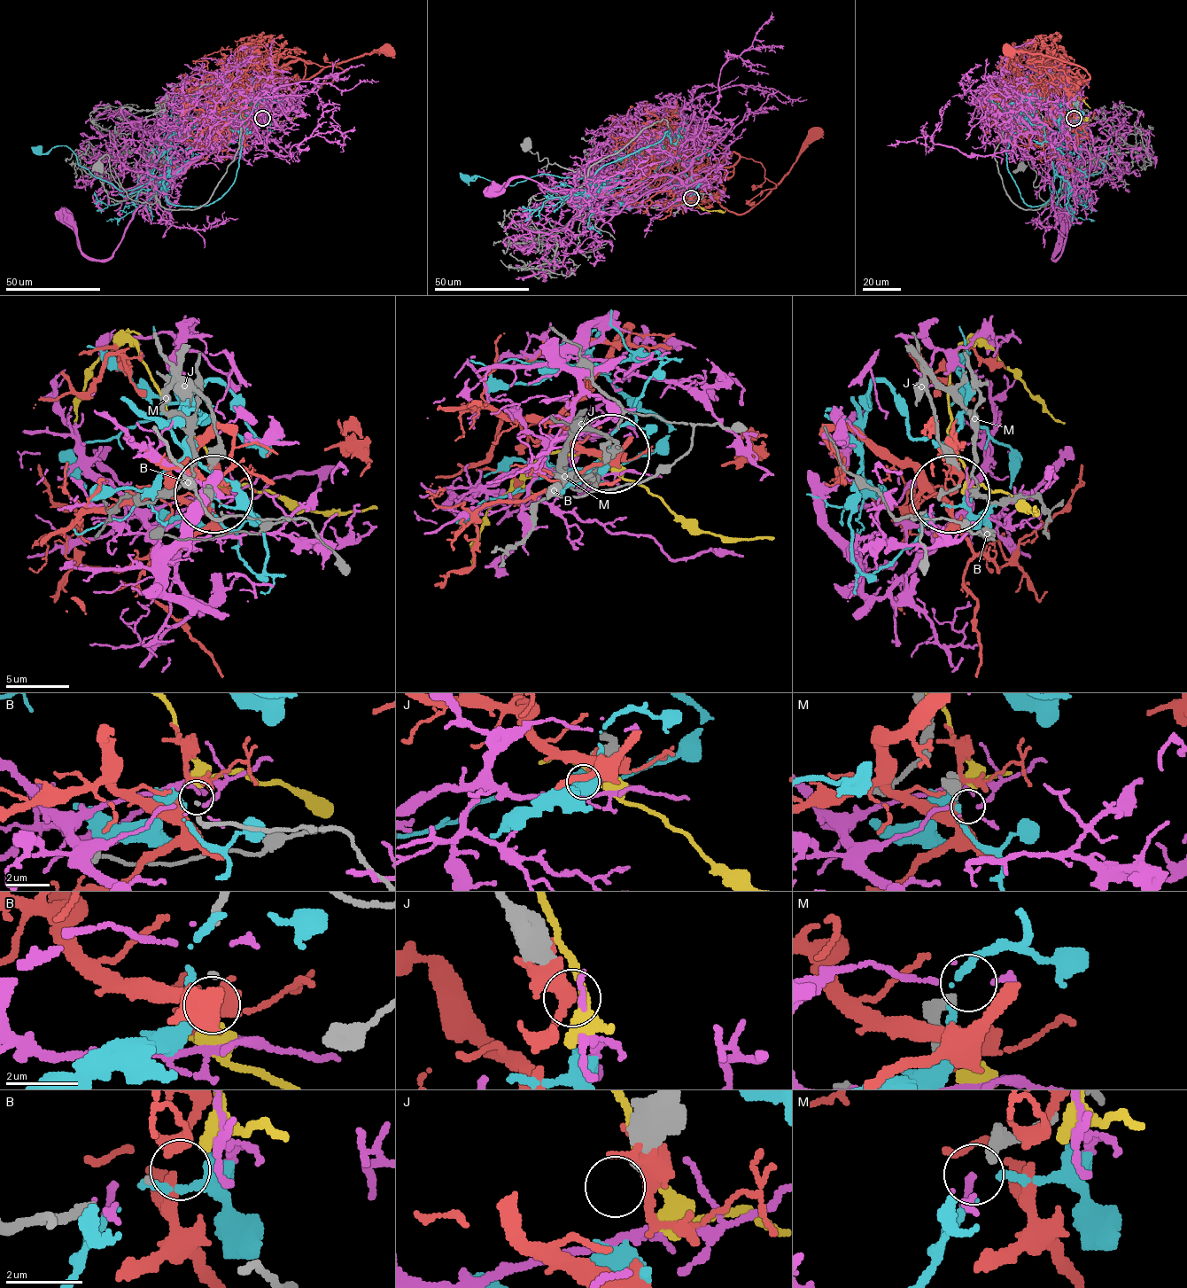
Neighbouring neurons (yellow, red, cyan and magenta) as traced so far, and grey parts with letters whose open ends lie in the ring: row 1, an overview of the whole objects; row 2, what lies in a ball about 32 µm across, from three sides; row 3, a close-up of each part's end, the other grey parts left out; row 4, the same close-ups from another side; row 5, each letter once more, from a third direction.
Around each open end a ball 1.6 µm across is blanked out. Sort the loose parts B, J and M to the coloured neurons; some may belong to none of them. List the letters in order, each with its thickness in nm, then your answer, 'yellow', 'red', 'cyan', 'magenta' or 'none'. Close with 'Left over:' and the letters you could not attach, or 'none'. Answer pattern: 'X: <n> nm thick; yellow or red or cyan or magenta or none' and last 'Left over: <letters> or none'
B: 90 nm thick; yellow
J: 360 nm thick; none
M: 380 nm thick; none
Left over: J, M

